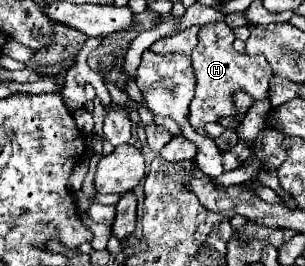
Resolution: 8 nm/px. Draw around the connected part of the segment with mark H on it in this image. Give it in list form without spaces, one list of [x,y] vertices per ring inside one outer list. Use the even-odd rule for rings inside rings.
[[[212,22],[200,28],[200,42],[192,52],[192,66],[196,72],[196,96],[190,104],[190,124],[202,128],[208,122],[220,122],[222,118],[238,118],[234,104],[234,92],[244,90],[254,102],[268,98],[271,67],[262,54],[246,56],[232,48],[234,34],[226,22]]]

